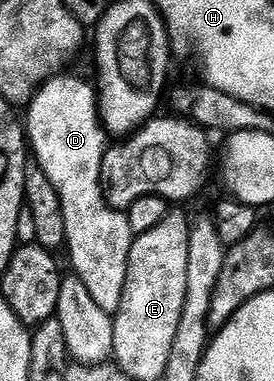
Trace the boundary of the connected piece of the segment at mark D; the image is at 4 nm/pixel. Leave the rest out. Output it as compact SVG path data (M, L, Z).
M58 75L45 82L40 89L33 95L32 101L27 106L27 112L29 112L29 118L24 118L23 125L27 130L27 145L35 156L35 164L39 166L47 175L47 179L51 179L51 187L57 189L57 194L61 200L61 206L63 207L63 223L65 224L65 245L67 250L69 249L69 261L73 264L72 272L79 279L83 279L83 287L87 287L87 295L91 295L91 299L95 299L95 303L99 303L99 307L103 307L103 311L107 311L110 315L116 315L119 311L119 303L123 303L123 287L127 283L127 263L129 262L129 252L133 246L134 233L129 226L128 216L124 212L115 210L110 207L105 198L102 196L101 181L100 181L100 167L103 163L104 155L107 150L107 142L105 143L105 137L107 138L106 130L101 124L101 118L99 116L99 102L97 95L92 84L89 85L85 81L80 81L77 77L65 77L66 75Z

